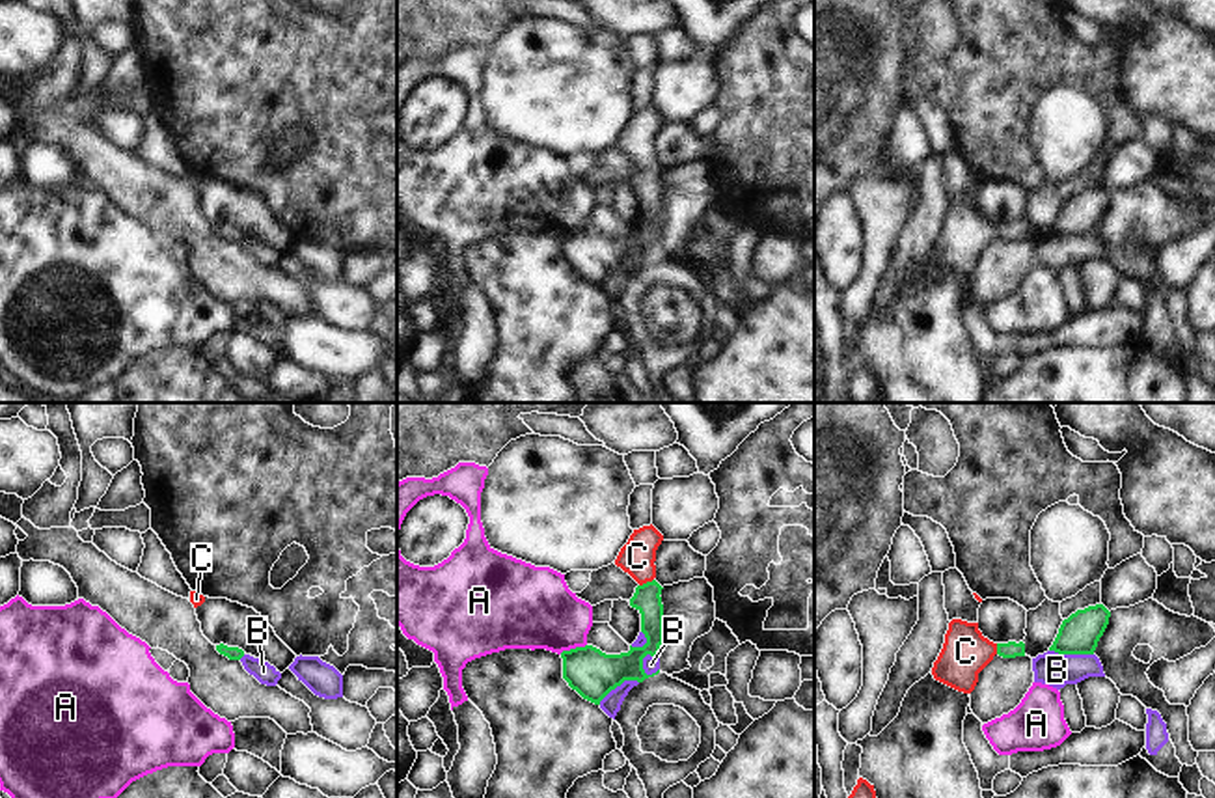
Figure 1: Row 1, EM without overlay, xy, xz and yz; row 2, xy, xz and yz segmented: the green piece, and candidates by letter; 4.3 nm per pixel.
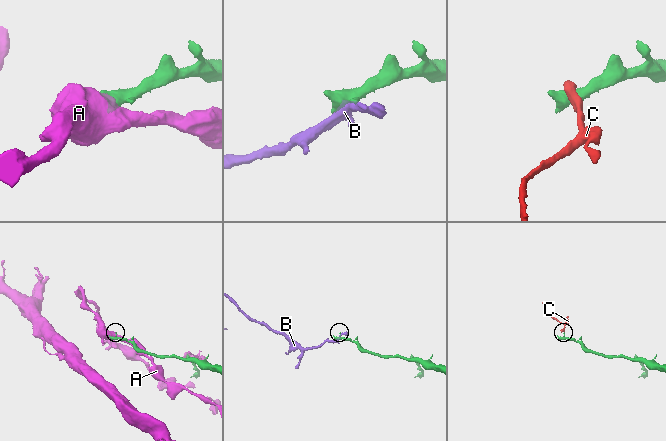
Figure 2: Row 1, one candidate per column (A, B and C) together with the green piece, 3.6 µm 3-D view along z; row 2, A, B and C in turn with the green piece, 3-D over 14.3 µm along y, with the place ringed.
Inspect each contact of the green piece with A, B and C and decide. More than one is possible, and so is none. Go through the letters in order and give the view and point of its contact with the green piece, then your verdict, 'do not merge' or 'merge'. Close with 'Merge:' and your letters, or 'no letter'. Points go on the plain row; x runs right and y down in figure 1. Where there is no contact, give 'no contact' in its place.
A: contact xz (573, 232); do not merge
B: contact xz (645, 237); do not merge
C: contact xz (647, 165); merge
Merge: C

